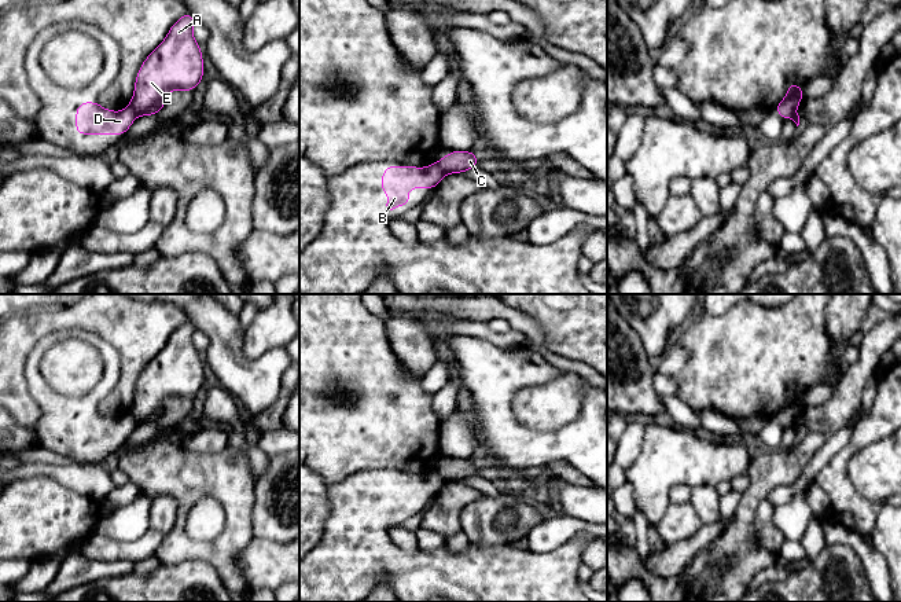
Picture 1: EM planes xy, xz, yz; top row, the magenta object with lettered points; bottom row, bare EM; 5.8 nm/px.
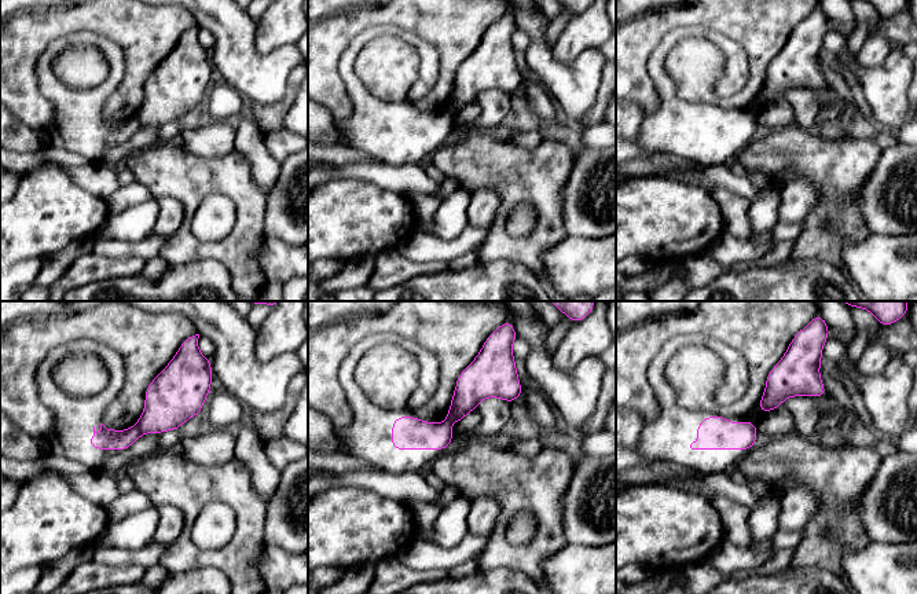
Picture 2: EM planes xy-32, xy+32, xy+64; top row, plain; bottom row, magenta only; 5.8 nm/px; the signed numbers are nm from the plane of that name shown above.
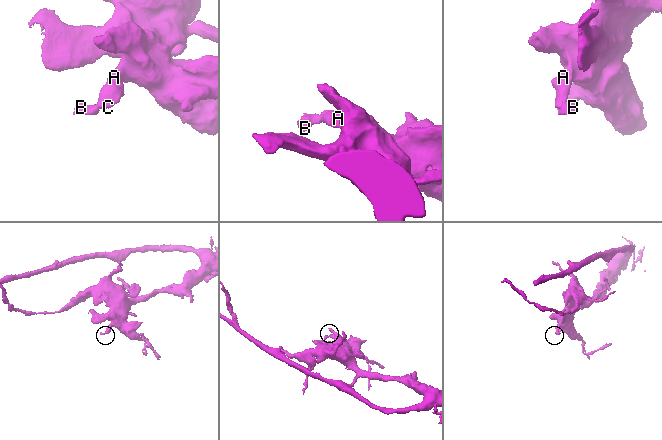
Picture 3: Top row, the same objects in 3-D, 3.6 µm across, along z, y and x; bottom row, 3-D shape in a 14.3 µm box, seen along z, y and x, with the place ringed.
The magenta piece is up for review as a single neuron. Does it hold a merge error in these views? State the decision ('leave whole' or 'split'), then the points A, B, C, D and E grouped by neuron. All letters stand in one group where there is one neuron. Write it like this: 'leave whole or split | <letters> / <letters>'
split | A C E / B D

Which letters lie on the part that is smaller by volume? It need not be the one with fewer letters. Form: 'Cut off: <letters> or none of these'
Cut off: B, D

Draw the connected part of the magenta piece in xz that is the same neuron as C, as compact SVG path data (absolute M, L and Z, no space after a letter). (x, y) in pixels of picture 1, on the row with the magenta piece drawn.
M455 151L437 161L438 168L444 175L464 173L468 169L478 166L479 159L474 151Z

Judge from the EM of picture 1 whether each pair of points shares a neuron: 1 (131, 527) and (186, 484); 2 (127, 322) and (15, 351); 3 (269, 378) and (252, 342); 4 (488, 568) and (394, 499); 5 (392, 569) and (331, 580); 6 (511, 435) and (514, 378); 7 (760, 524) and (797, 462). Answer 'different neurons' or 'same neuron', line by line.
1: different neurons
2: same neuron
3: different neurons
4: same neuron
5: same neuron
6: same neuron
7: different neurons

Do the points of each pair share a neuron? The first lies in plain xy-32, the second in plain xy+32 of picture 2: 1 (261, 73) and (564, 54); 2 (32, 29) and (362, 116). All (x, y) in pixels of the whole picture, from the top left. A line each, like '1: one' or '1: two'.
1: two
2: two

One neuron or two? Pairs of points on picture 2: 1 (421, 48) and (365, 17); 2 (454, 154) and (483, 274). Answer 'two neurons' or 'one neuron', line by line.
1: two neurons
2: two neurons

